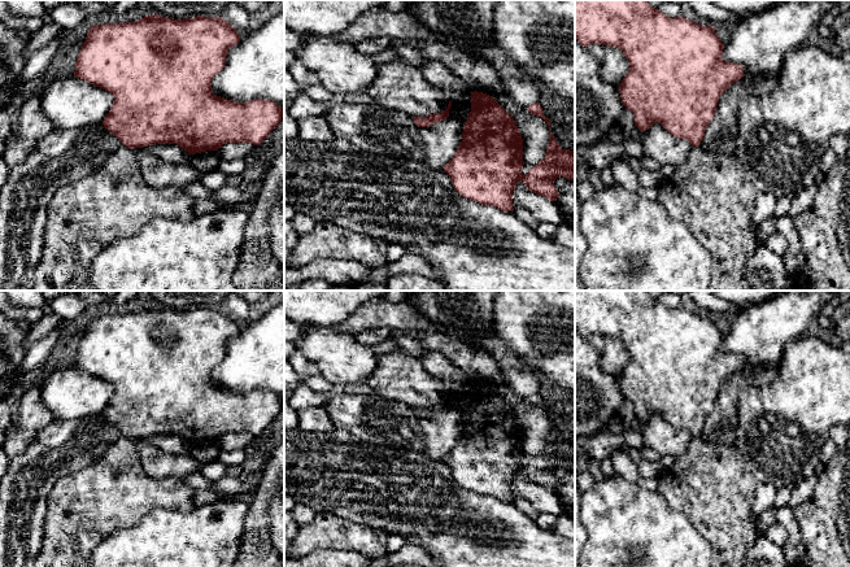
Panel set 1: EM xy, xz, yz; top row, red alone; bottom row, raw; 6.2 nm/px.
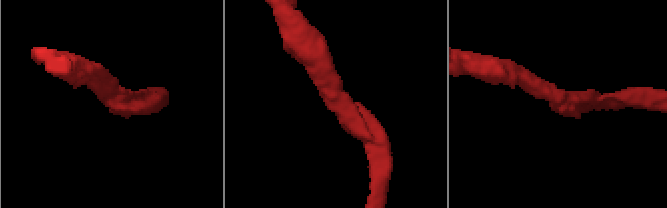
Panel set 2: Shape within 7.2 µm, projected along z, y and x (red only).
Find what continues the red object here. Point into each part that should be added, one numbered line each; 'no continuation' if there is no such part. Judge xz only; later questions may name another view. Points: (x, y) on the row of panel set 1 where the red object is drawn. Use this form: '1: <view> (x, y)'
no continuation

